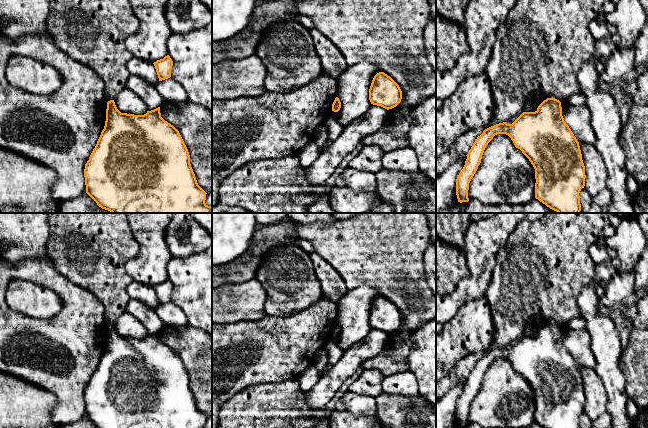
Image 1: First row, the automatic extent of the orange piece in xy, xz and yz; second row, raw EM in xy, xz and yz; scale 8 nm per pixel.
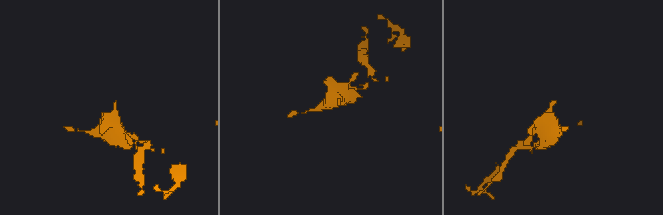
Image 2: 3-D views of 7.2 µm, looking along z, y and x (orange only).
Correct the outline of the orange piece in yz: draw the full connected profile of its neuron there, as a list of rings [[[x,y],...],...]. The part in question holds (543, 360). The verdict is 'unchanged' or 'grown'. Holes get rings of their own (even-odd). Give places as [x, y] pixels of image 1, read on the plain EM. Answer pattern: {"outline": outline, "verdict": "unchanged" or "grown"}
{"outline": [[[547,322],[535,336],[523,336],[512,348],[491,350],[477,361],[456,403],[458,426],[468,426],[469,407],[483,376],[497,358],[506,358],[535,393],[535,422],[543,428],[580,428],[585,390],[579,366],[562,340],[561,326]]], "verdict": "unchanged"}

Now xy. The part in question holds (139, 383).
{"outline": [[[114,324],[107,326],[106,345],[104,353],[93,373],[89,384],[85,388],[84,393],[86,417],[97,428],[206,428],[206,416],[198,409],[195,398],[190,388],[190,379],[188,373],[179,357],[179,355],[170,347],[161,341],[160,331],[147,335],[144,339],[134,339],[121,337]]], "verdict": "unchanged"}

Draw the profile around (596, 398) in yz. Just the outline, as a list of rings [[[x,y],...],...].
[[[579,367],[582,384],[585,390],[585,410],[588,417],[594,421],[606,412],[607,394],[601,379],[595,369]]]

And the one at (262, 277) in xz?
[[[281,245],[268,250],[255,279],[267,293],[264,309],[269,316],[288,316],[322,298],[310,254],[298,245]]]

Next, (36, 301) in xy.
[[[23,280],[10,283],[6,302],[13,310],[33,318],[51,318],[62,309],[62,300],[56,292]]]

